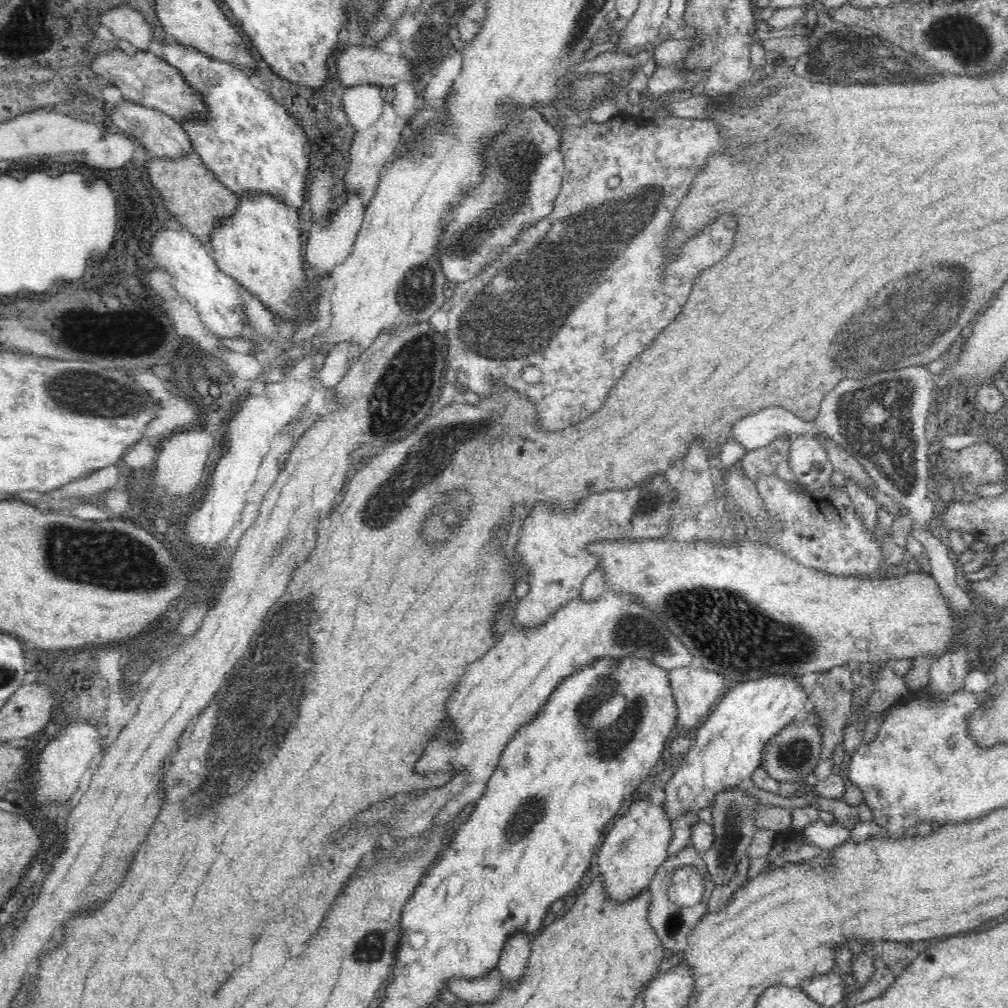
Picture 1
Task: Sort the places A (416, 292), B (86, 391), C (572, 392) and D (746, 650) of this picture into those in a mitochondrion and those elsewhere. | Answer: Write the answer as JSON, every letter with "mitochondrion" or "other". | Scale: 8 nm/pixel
{"A":"mitochondrion","B":"mitochondrion","C":"other","D":"mitochondrion"}

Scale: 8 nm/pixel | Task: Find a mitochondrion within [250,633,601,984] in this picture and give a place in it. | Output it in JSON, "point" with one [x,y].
{"point":[530,812]}

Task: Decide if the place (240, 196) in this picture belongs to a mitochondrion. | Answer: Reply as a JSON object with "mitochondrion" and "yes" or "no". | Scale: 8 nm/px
{"mitochondrion":"no"}

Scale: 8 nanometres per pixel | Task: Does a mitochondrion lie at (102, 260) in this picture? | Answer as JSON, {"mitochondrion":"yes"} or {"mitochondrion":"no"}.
{"mitochondrion":"no"}

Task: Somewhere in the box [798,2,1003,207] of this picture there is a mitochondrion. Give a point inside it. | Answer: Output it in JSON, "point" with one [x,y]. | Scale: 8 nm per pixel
{"point":[961,34]}

